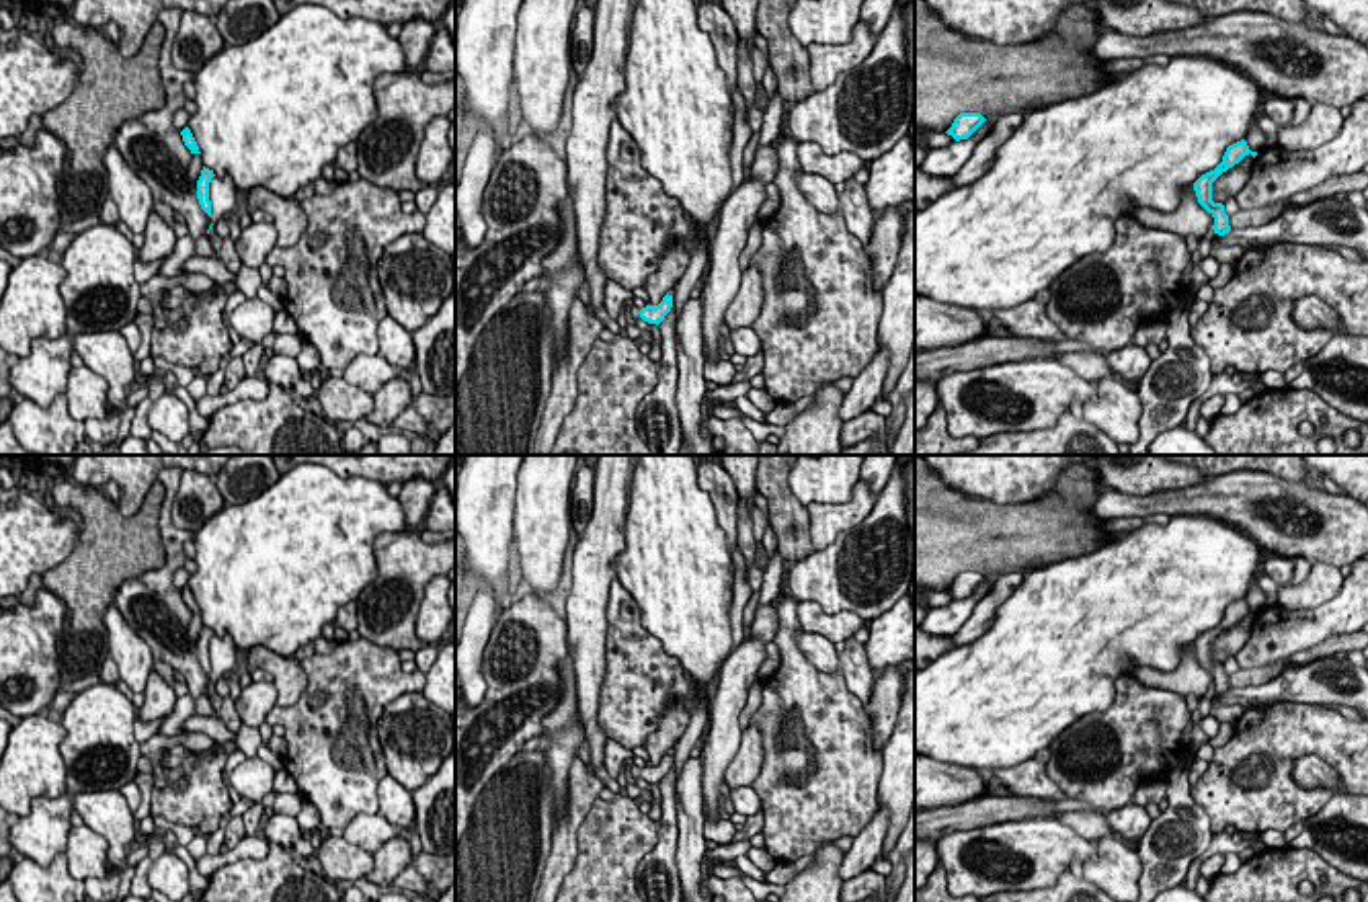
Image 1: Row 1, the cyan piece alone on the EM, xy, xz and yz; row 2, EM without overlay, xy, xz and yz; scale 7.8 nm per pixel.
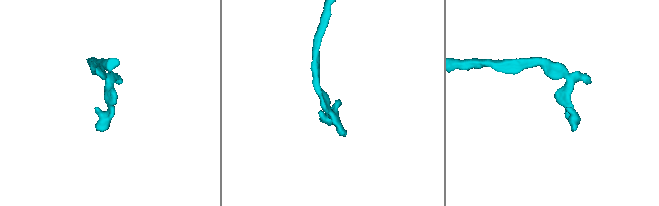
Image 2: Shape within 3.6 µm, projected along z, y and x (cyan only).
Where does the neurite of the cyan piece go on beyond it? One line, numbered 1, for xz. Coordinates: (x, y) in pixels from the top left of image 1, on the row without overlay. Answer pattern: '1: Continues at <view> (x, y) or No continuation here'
1: No continuation here

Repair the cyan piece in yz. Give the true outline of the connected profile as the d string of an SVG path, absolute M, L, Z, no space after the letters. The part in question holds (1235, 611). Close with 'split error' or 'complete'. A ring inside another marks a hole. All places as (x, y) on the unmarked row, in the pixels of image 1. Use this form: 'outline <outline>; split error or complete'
outline M1241 599L1233 605L1226 607L1224 615L1222 615L1222 621L1202 633L1196 642L1194 642L1194 650L1196 650L1196 656L1198 656L1198 662L1214 676L1214 693L1218 695L1224 695L1231 691L1231 685L1229 685L1229 674L1224 672L1224 664L1222 662L1214 662L1212 660L1212 642L1222 633L1226 631L1229 627L1233 627L1235 623L1239 623L1245 615L1257 615L1257 611L1251 611L1247 601Z; complete

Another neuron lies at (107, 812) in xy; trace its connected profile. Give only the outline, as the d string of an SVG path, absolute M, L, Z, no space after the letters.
M117 789L86 791L72 795L74 810L84 824L103 834L109 843L109 873L123 869L131 853L129 845L137 838L133 812Z

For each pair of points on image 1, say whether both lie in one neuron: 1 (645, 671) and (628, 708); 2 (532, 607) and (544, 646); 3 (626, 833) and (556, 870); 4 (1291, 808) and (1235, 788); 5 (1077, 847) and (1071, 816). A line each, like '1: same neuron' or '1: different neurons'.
1: same neuron
2: same neuron
3: different neurons
4: same neuron
5: different neurons

